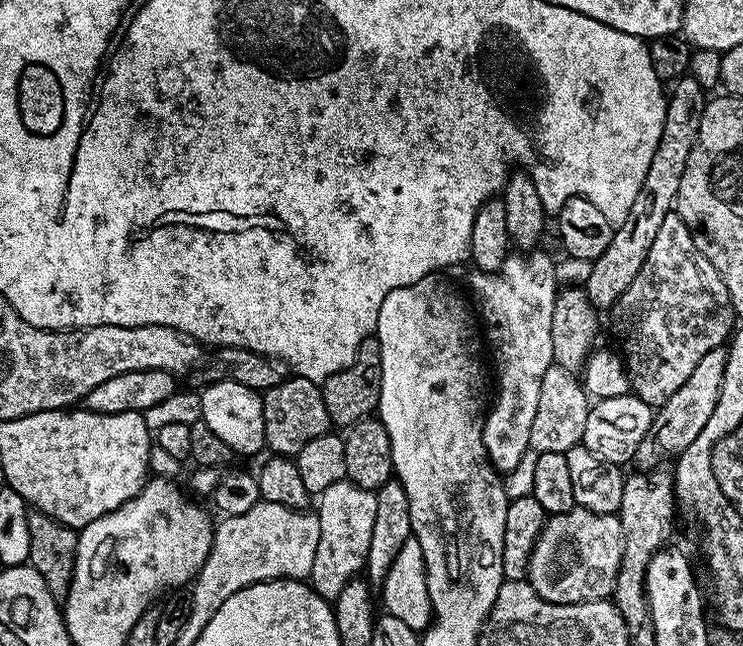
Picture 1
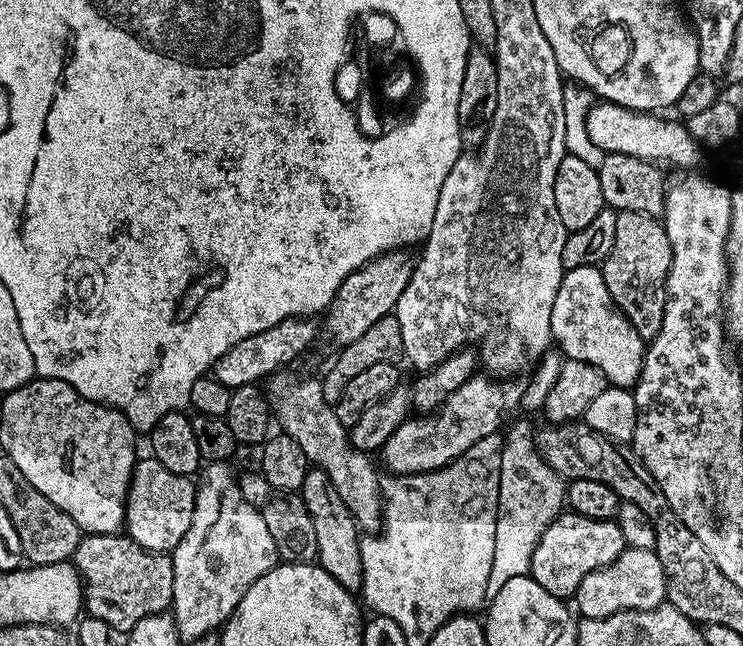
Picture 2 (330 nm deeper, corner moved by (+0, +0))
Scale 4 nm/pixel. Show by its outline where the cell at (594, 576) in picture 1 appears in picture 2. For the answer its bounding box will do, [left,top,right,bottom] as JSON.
[574,547,667,620]

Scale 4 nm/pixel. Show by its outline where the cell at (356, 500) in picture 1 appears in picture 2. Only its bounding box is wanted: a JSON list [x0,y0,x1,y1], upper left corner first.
[382,351,562,476]

